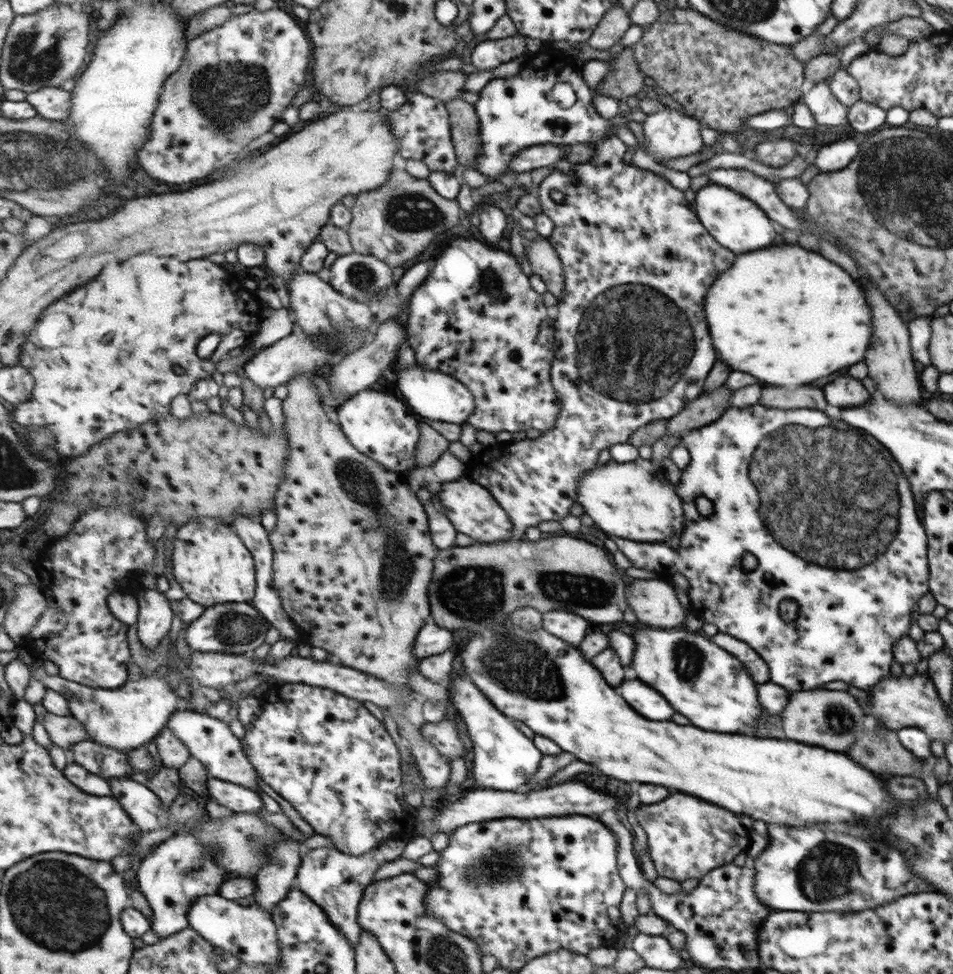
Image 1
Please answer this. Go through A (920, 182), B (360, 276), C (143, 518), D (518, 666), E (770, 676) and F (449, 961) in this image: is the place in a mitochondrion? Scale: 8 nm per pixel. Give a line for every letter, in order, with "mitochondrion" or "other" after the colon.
A: mitochondrion
B: mitochondrion
C: other
D: mitochondrion
E: other
F: mitochondrion

